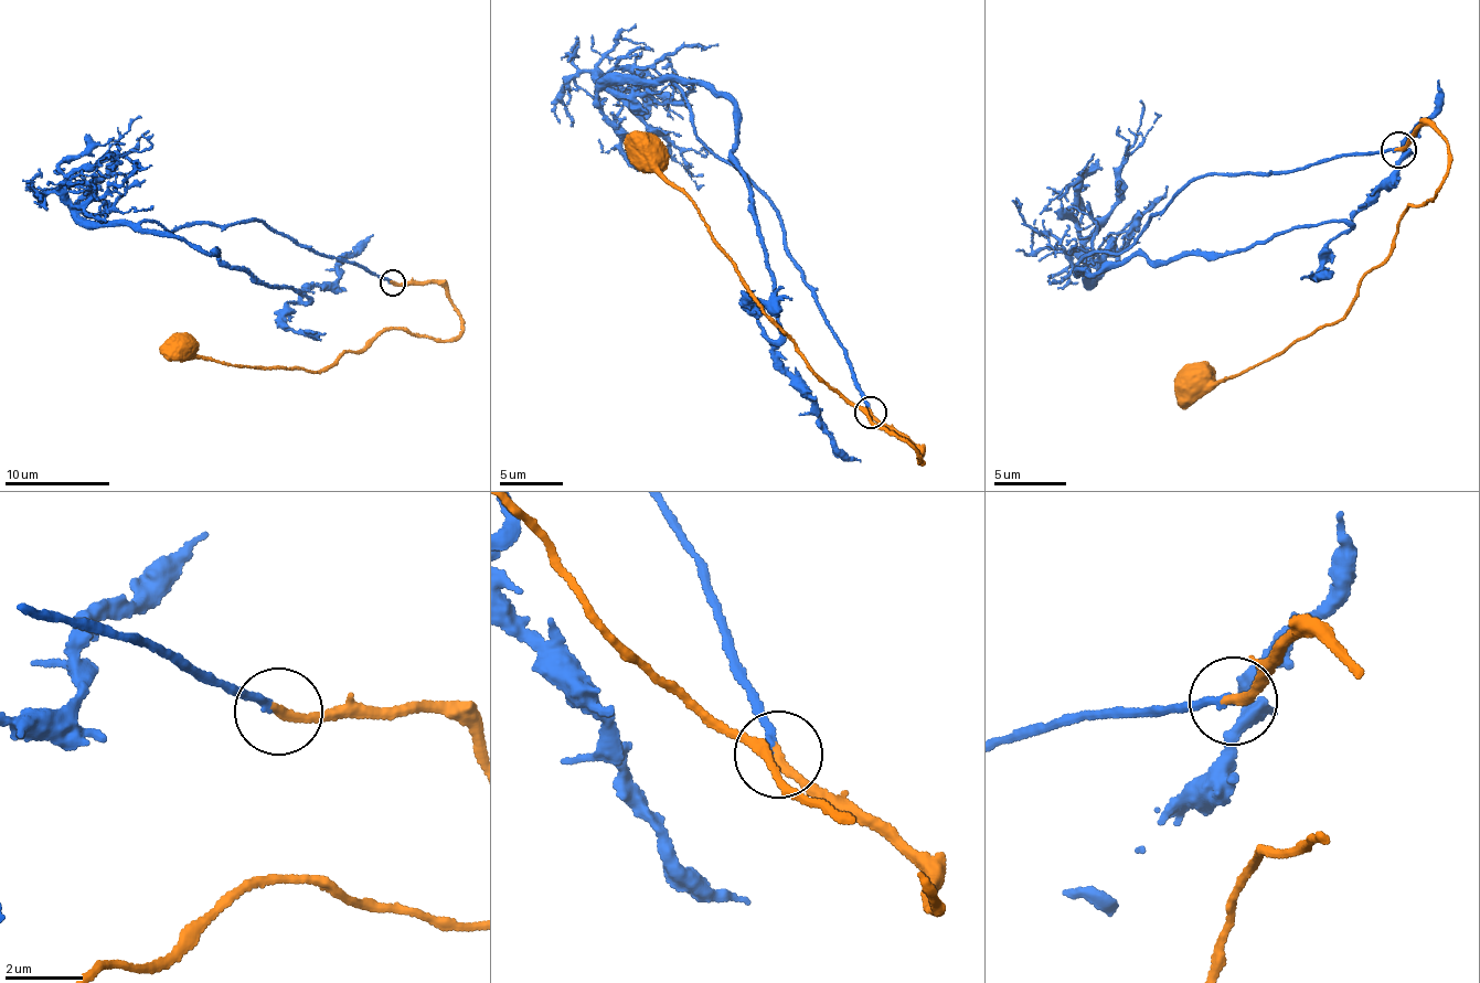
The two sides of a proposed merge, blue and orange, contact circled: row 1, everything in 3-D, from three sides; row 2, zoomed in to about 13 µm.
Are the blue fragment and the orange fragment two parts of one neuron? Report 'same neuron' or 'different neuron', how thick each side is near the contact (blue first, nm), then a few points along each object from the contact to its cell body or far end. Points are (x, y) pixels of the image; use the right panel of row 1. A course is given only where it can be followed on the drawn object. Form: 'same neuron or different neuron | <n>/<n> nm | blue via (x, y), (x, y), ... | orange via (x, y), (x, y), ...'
same neuron | 200/260 nm | blue via (1398, 148), (1193, 175), (1131, 247), (1085, 253), (1074, 271), (1351, 225), (1420, 130), (1438, 81) | orange via (1398, 148), (1425, 124), (1447, 143), (1449, 172), (1434, 201), (1405, 212), (1342, 321), (1238, 375), (1174, 378)

